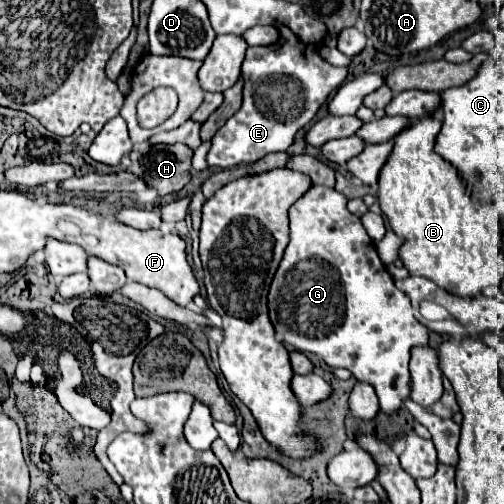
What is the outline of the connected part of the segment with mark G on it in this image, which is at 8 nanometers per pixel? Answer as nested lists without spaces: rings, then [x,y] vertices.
[[[311,186],[289,210],[289,218],[291,218],[291,242],[289,246],[285,248],[285,254],[283,254],[283,260],[281,260],[281,266],[273,278],[273,286],[269,290],[269,316],[273,318],[273,326],[277,330],[277,340],[297,348],[299,352],[311,352],[315,356],[319,356],[325,364],[333,366],[333,368],[349,368],[351,374],[357,378],[357,380],[365,380],[369,382],[375,392],[377,392],[377,398],[379,398],[379,406],[385,414],[395,414],[403,408],[403,400],[405,396],[409,396],[409,350],[413,346],[419,346],[419,344],[427,344],[427,328],[415,320],[413,312],[411,312],[411,300],[405,292],[401,292],[391,274],[385,270],[385,266],[381,264],[379,256],[377,256],[377,250],[373,246],[373,240],[369,238],[369,234],[365,232],[363,228],[363,222],[361,218],[357,218],[355,214],[351,214],[347,210],[347,198],[343,194],[337,192],[335,189],[331,189],[325,186]]]

